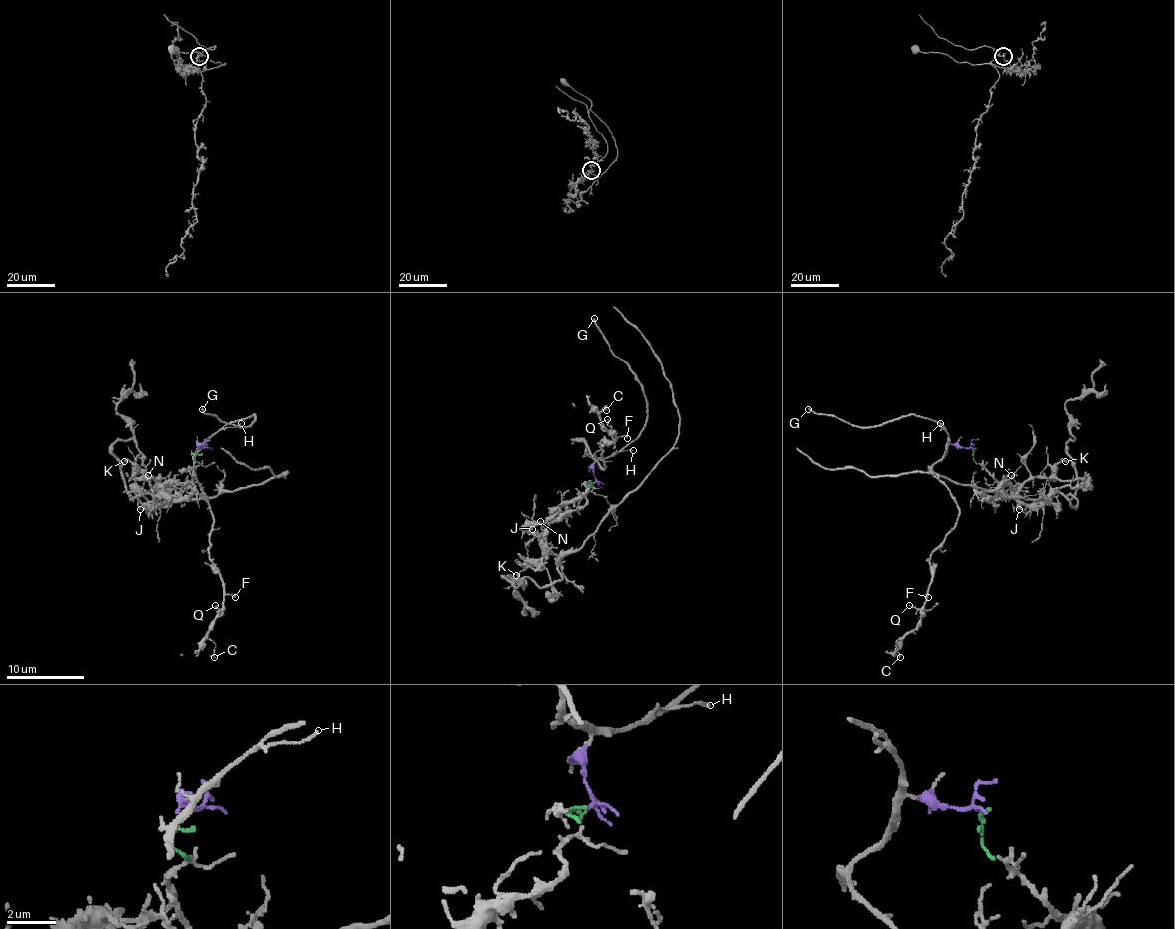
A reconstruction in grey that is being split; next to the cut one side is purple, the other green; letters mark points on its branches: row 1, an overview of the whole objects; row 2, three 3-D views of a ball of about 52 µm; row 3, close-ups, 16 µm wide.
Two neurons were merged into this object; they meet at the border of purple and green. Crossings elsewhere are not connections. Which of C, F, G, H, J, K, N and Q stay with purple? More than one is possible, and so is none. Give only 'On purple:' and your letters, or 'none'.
On purple: C, F, G, H, Q

